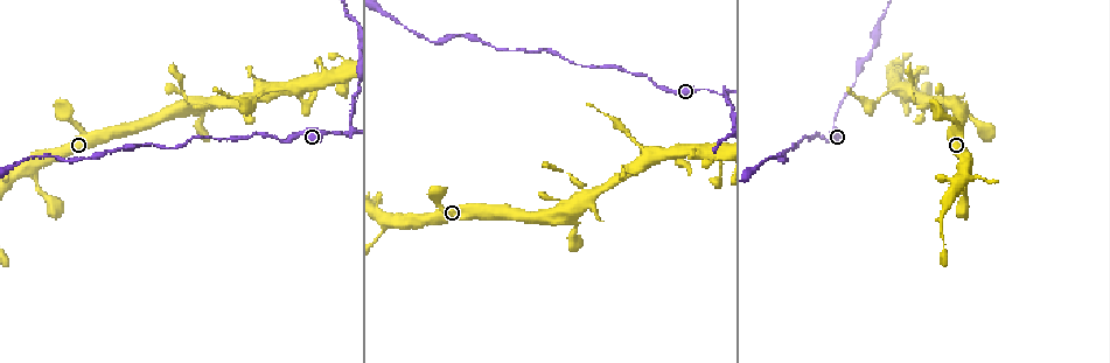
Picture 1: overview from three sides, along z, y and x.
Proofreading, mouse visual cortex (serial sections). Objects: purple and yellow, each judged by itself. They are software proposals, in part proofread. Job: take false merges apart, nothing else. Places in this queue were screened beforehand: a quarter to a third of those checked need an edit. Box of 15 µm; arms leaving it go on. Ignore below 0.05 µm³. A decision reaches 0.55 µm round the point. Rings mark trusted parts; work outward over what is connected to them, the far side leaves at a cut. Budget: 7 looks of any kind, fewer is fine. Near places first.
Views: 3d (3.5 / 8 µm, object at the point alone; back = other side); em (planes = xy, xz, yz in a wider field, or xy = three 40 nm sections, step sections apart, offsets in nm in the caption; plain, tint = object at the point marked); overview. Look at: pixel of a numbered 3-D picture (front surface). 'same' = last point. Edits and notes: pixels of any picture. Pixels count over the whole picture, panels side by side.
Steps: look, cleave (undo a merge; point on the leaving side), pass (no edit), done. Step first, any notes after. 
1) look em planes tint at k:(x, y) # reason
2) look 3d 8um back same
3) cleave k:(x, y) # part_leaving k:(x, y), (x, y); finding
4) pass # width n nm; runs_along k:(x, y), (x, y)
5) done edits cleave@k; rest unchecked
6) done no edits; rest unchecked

look 3d 3.5um at 1:(350, 133) # abrupt turn

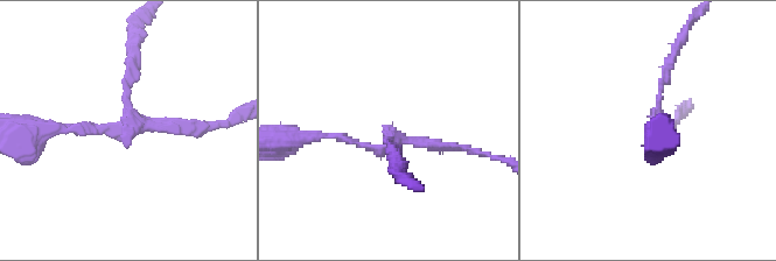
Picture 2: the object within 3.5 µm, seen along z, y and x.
look em xy step 2 tint at 2:(120, 130) # need the tissue

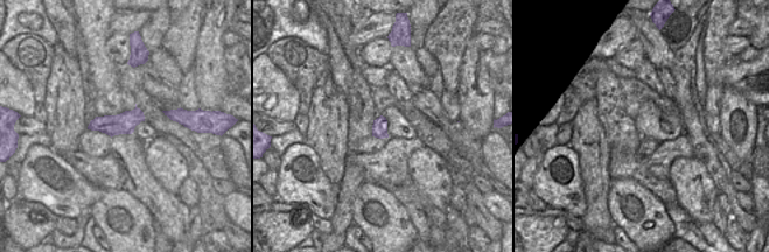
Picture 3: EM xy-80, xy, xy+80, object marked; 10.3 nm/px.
look em xy step 5 tint same # cut it another way

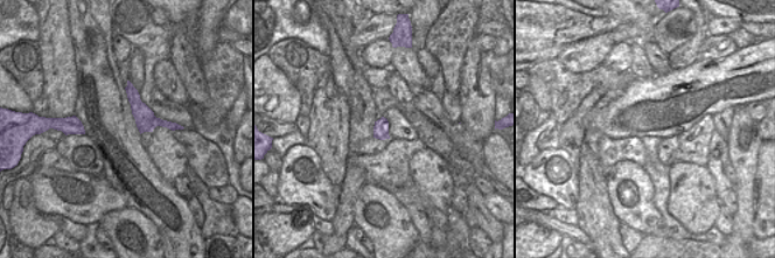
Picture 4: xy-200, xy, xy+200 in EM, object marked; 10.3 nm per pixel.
cleave 2:(131, 70) # a second cell is stuck on

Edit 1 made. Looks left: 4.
look overview

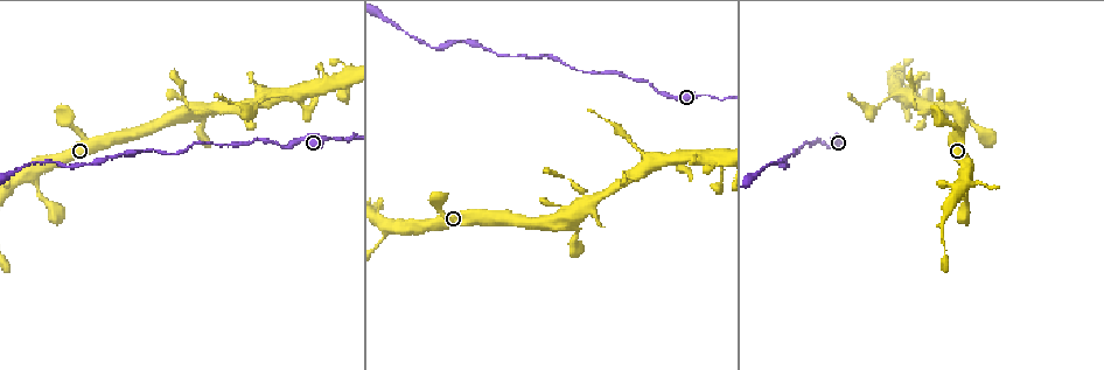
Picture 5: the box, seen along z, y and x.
look 3d 3.5um back at 5:(514, 56)

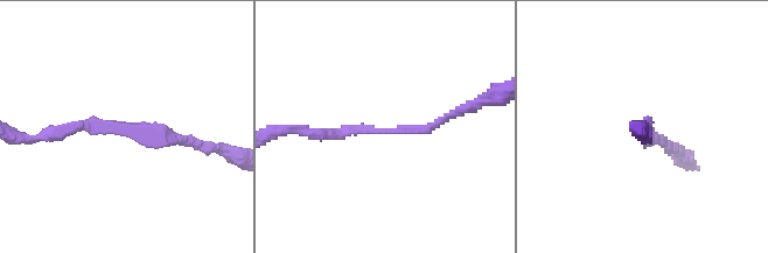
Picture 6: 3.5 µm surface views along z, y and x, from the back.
look em xy step 2 tint at 6:(387, 128) # arm_widths 150, 150 nm

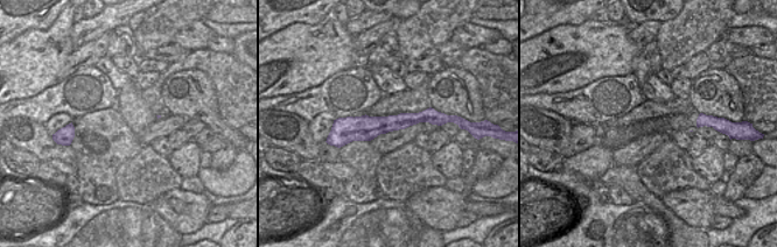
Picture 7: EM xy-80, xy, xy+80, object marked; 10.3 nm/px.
pass # runs_along 6:(313, 132), (427, 129), (460, 111); continuous, no second cell

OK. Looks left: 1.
done edits cleave@2; rest unchecked

